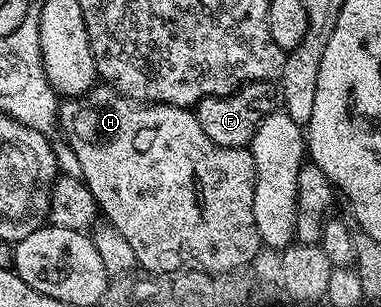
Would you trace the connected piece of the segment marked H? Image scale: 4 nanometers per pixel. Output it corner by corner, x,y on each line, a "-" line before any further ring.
103,82
91,89
78,101
79,109
76,110
74,103
67,102
62,105
61,112
64,117
71,116
71,125
67,128
67,136
71,139
71,152
75,155
75,160
79,163
78,171
81,173
81,179
86,184
88,190
93,194
93,198
99,203
99,211
105,217
106,223
115,228
116,237
120,241
123,240
131,247
131,252
135,255
135,260
140,264
142,271
147,274
170,274
180,270
198,270
200,272
224,272
225,270
233,270
234,268
247,268
250,260
254,258
258,252
261,252
259,243
259,235
257,234
257,222
253,222
253,186
255,185
255,167
253,166
253,154
250,147
246,148
230,148
229,146
217,146
217,142
213,142
213,138
207,137
205,130
201,130
201,122
197,122
194,111
189,108
178,108
177,106
169,106
168,104
141,104
138,100
130,100
127,96
119,95
116,88
110,84

